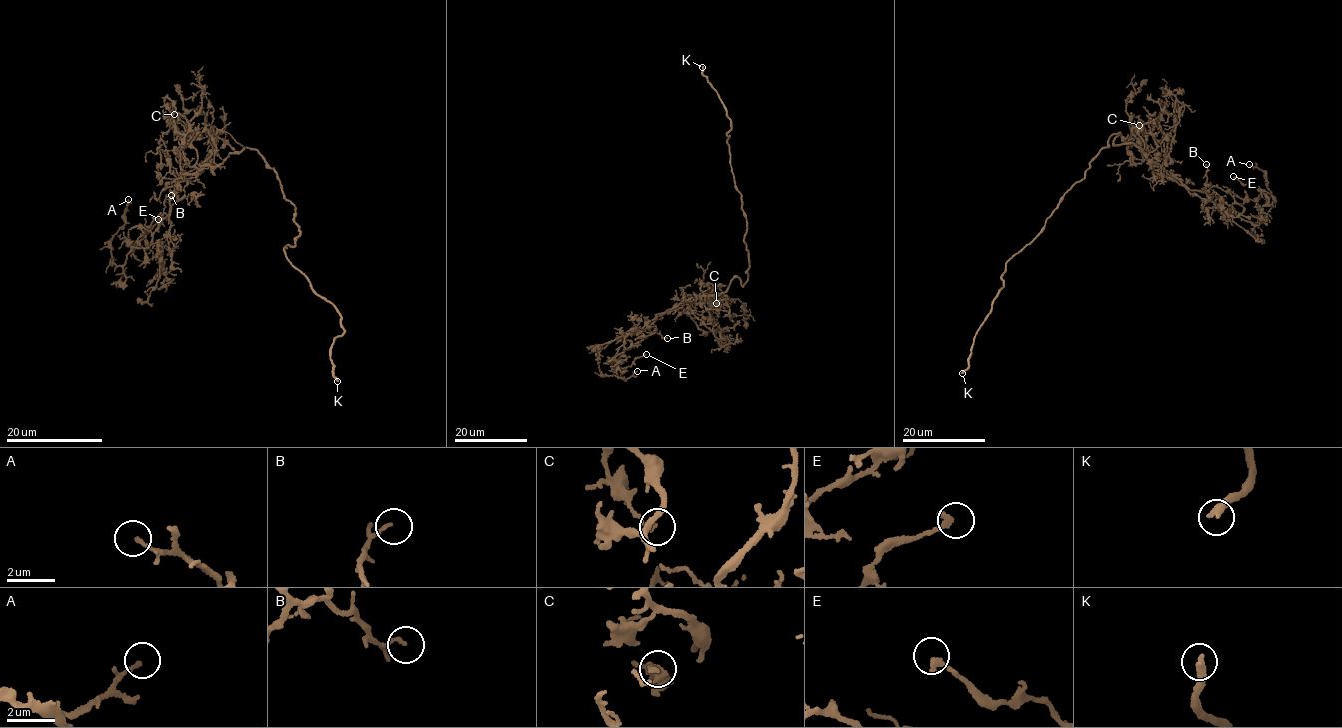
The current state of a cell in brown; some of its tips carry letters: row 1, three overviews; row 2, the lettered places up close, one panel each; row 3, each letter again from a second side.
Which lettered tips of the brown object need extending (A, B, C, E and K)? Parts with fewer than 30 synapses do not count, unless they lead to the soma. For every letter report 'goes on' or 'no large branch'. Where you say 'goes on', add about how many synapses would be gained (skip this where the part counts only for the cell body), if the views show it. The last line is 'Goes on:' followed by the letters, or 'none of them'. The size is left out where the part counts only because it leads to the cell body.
A: no large branch
B: goes on; 50 synapses
C: no large branch
E: no large branch
K: goes on
Goes on: B, K

